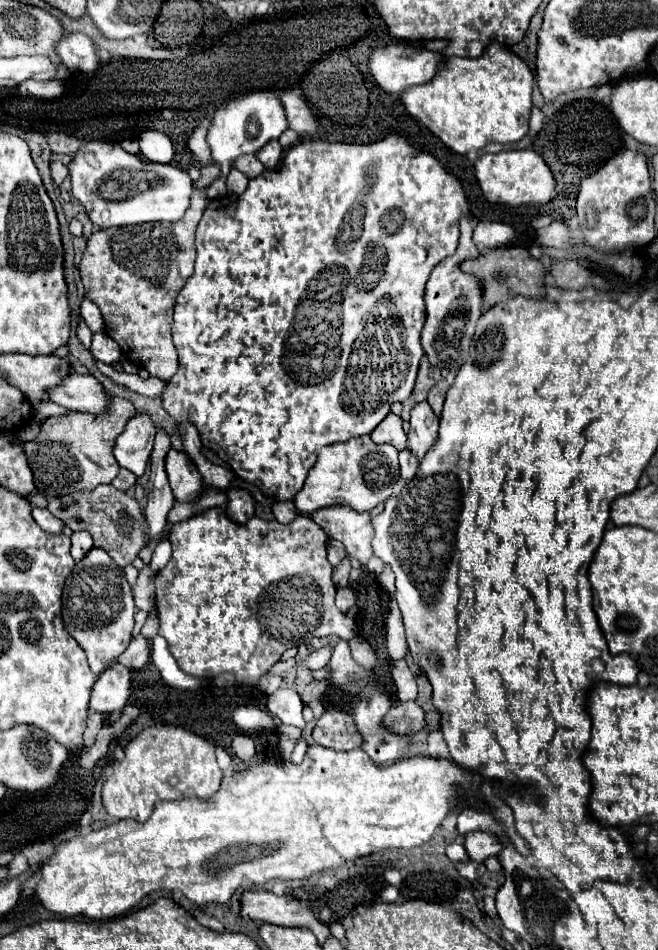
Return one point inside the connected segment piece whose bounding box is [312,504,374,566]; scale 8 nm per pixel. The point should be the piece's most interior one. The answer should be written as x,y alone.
354,529

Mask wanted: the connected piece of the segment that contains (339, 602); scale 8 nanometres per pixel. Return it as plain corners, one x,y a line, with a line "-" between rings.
350,586
338,588
338,594
336,594
336,606
338,606
340,612
348,612
348,610
354,606
354,602
356,602
356,596
354,596
354,592
352,592

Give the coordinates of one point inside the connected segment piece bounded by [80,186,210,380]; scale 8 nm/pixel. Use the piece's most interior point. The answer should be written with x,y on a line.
134,273

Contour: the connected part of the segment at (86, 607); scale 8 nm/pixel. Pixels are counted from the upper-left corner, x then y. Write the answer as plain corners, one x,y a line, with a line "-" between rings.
92,548
66,578
66,586
62,592
62,620
70,636
80,644
80,648
88,656
90,670
98,676
106,670
110,662
114,662
132,640
134,628
134,598
132,588
124,578
124,570
110,562
110,556

